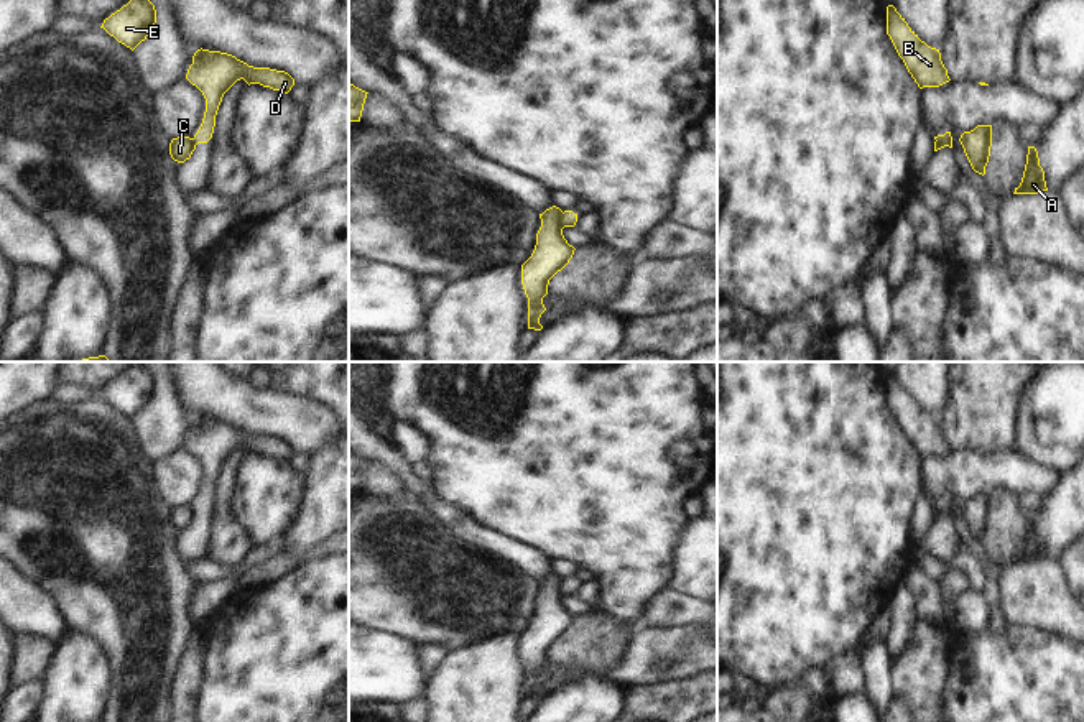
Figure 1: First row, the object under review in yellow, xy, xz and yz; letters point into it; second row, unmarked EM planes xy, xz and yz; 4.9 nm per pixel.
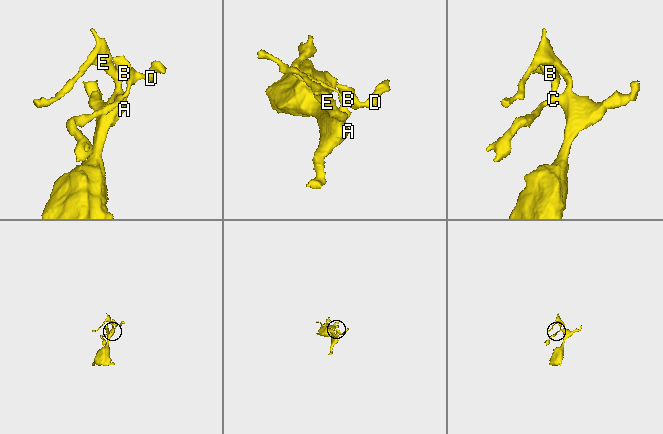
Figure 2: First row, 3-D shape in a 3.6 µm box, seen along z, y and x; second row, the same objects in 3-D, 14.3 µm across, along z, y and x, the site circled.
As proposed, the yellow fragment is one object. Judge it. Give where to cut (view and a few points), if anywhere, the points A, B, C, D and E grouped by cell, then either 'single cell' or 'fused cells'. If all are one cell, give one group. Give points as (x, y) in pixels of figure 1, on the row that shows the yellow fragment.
cut in xz along (561, 212), (565, 226); A C E / B D; fused cells

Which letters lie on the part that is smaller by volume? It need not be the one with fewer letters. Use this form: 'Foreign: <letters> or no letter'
Foreign: B, D

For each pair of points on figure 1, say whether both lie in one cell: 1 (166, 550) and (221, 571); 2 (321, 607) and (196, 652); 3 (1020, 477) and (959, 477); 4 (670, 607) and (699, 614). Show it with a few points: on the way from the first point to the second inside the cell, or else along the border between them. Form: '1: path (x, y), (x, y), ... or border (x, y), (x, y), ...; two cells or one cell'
1: border (188, 564), (199, 581); two cells
2: border (199, 629), (208, 648), (206, 678), (201, 686); two cells
3: path (1005, 477), (974, 477); one cell
4: path (676, 607), (693, 610); one cell

